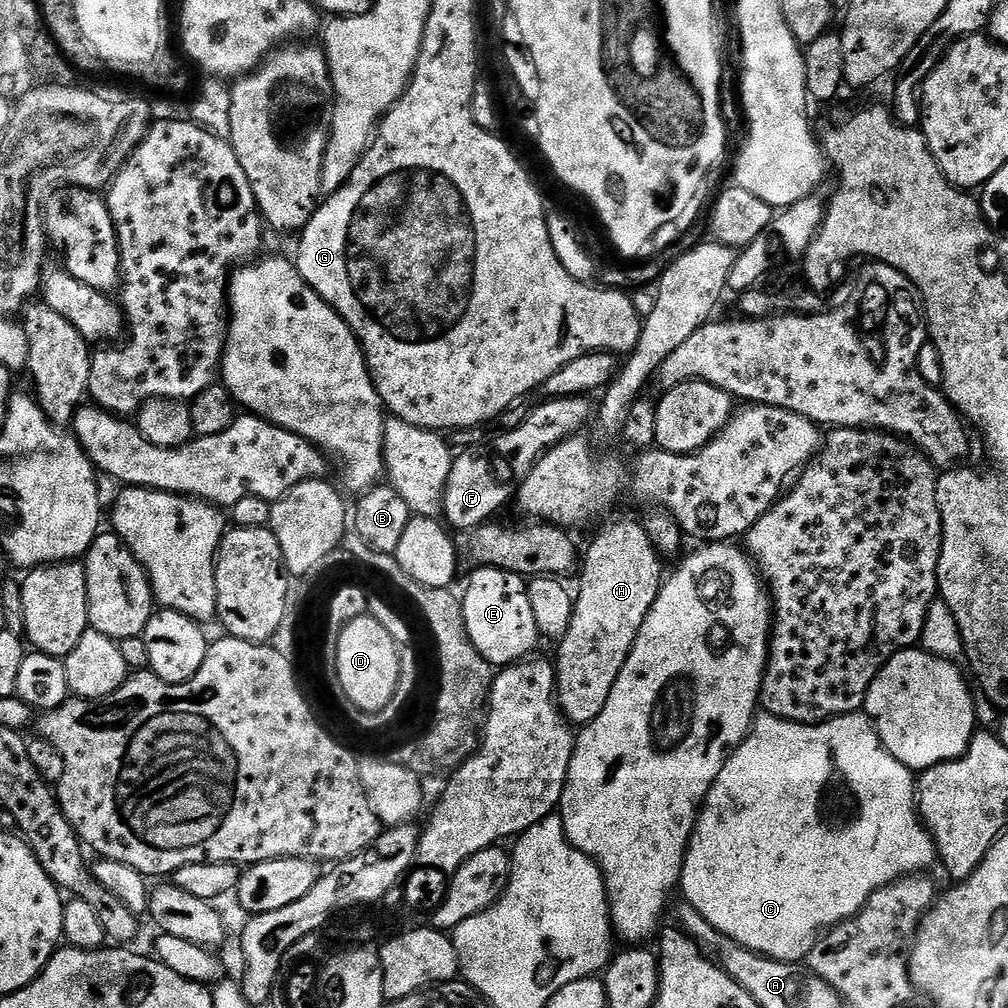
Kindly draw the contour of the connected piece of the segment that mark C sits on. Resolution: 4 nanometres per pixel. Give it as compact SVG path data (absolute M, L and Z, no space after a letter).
M757 715L751 732L726 762L726 766L722 766L722 774L718 774L714 786L708 791L708 797L704 799L704 807L696 819L696 828L684 859L683 883L688 883L696 891L694 903L702 918L706 918L706 922L710 922L710 926L722 934L734 938L740 947L749 948L772 960L791 964L803 961L823 933L857 916L879 888L885 888L903 876L927 873L928 867L937 863L936 844L920 819L916 802L917 783L912 769L898 762L898 758L884 749L884 743L867 715L835 716L823 724L795 724L777 716Z

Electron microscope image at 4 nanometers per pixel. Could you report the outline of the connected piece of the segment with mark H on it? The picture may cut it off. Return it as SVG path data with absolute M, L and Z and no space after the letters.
M616 520L613 524L608 524L596 537L592 540L592 545L585 551L582 556L582 567L579 569L580 576L580 592L575 593L576 605L574 606L574 614L570 626L566 630L563 640L559 641L560 648L554 655L554 667L556 669L556 701L560 704L560 711L568 717L569 721L576 726L587 726L591 724L594 718L598 718L598 714L602 714L602 710L606 706L606 698L610 698L610 690L614 690L614 682L618 682L618 674L622 674L622 666L626 666L626 658L630 654L630 650L634 646L634 642L638 638L638 630L642 630L642 622L646 622L646 614L650 614L650 610L654 606L654 602L660 593L660 585L662 583L662 575L660 576L660 563L662 557L656 548L650 542L650 538L646 534L643 523L637 520Z

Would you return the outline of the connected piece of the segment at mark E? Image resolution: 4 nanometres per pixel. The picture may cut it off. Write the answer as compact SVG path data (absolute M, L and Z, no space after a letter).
M476 568L462 591L462 614L466 634L482 658L493 666L519 664L531 657L542 637L534 618L534 606L530 606L528 580L518 574L510 574L497 568Z

